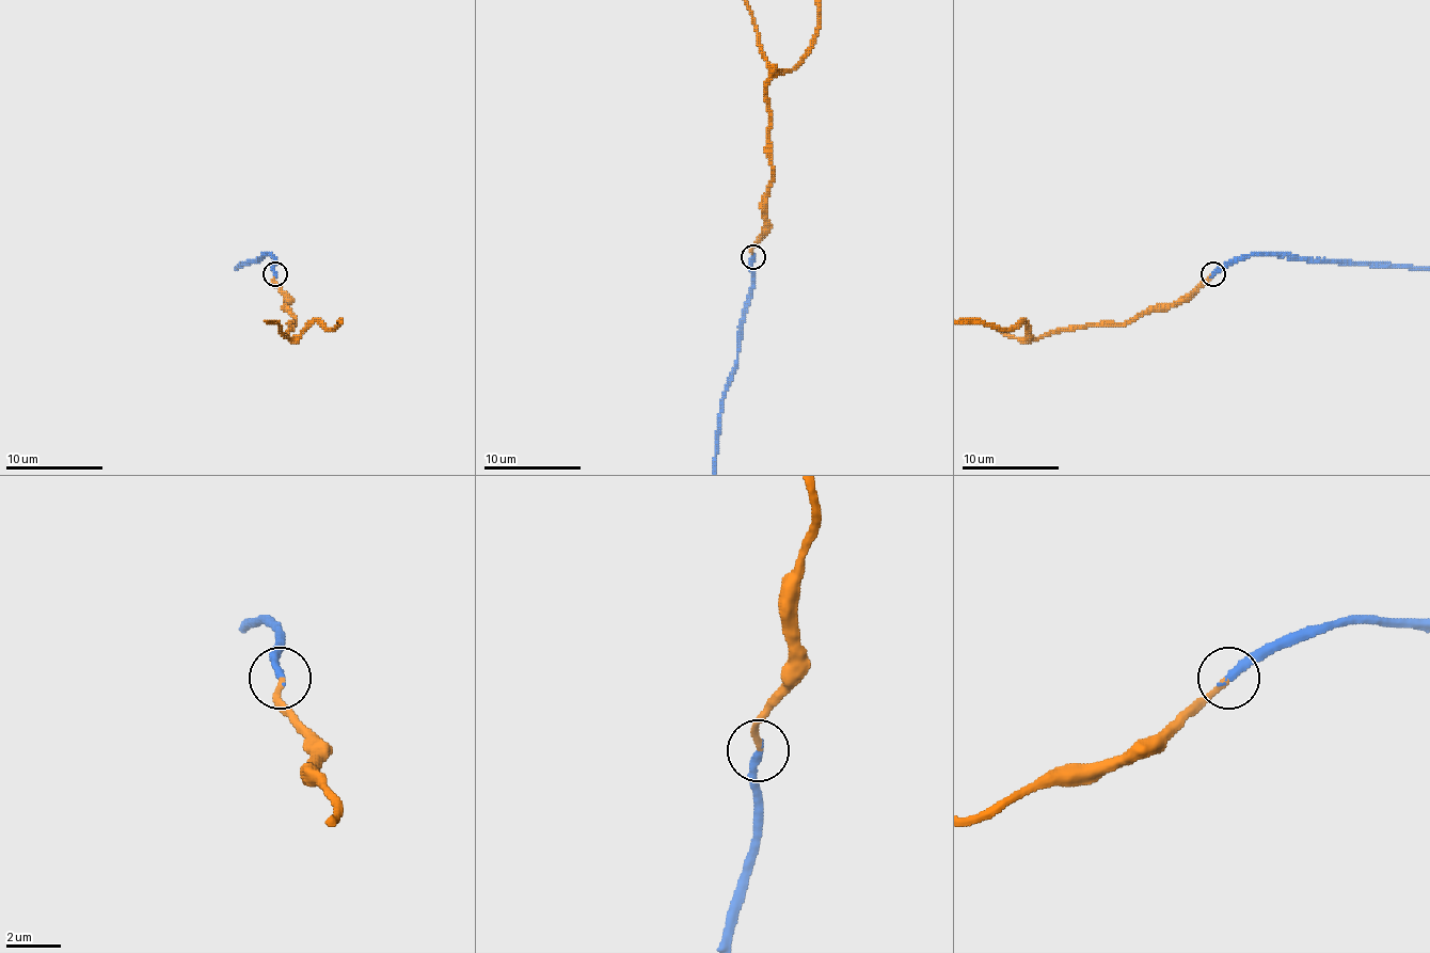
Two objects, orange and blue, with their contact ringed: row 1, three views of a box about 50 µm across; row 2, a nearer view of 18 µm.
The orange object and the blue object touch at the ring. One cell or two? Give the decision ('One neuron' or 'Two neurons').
One neuron

